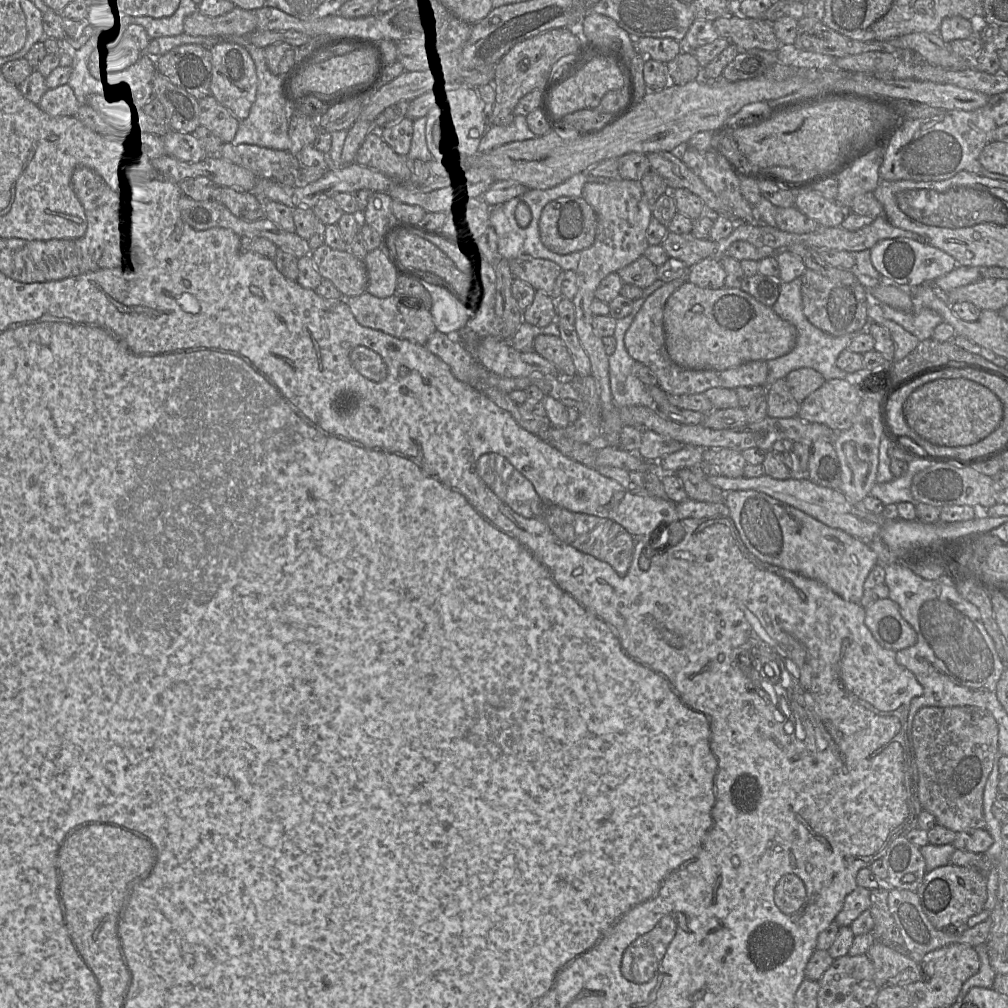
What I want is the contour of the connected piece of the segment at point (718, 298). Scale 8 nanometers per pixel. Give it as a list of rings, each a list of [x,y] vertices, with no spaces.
[[[683,283],[668,298],[663,313],[665,345],[671,360],[690,370],[726,370],[750,361],[769,361],[791,352],[797,341],[797,330],[772,309],[739,288],[713,290]]]

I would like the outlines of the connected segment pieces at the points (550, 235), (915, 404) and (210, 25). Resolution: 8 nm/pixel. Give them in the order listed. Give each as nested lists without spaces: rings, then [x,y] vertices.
[[[560,197],[548,203],[539,221],[540,239],[544,246],[560,255],[580,252],[593,245],[596,236],[597,217],[582,197]]]
[[[965,378],[937,379],[914,390],[904,404],[907,424],[928,442],[946,447],[975,444],[1001,423],[1003,405],[988,388]]]
[[[234,8],[227,14],[207,17],[198,10],[187,16],[184,34],[194,37],[247,36],[257,30],[255,11]]]

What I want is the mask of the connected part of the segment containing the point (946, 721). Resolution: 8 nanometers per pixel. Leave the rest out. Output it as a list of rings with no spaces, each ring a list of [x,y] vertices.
[[[977,706],[922,707],[912,722],[912,744],[918,776],[917,797],[922,809],[935,817],[936,824],[956,833],[985,829],[983,793],[998,753],[998,724],[992,713]]]

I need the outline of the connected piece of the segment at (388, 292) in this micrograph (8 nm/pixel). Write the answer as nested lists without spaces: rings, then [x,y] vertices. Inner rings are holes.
[[[383,244],[367,252],[363,259],[367,275],[367,292],[378,298],[386,298],[395,294],[398,273],[392,265]]]

